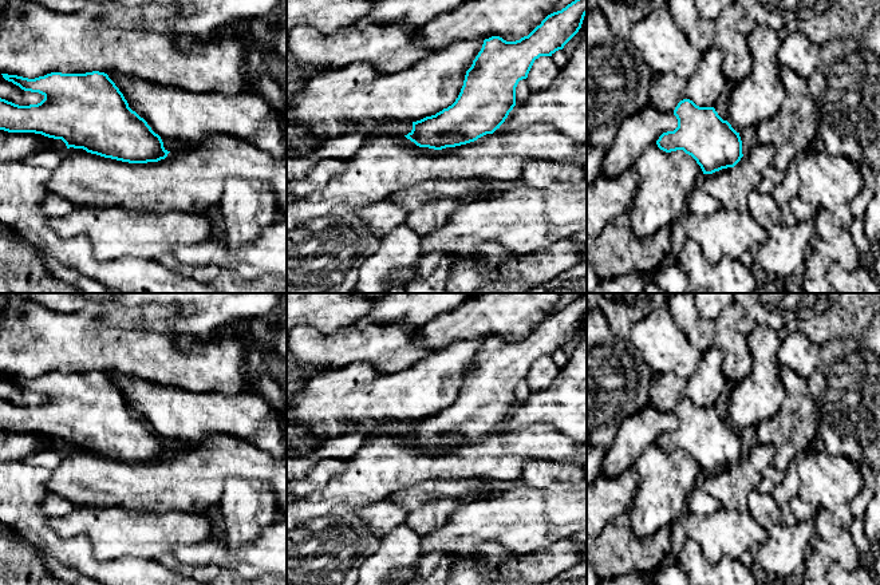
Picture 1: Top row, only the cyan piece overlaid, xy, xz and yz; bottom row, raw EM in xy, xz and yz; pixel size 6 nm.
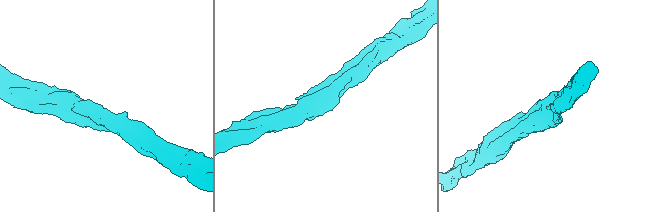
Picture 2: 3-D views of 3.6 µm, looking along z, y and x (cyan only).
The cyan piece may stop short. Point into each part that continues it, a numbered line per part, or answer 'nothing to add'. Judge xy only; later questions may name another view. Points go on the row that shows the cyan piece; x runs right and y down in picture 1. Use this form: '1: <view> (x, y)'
nothing to add

